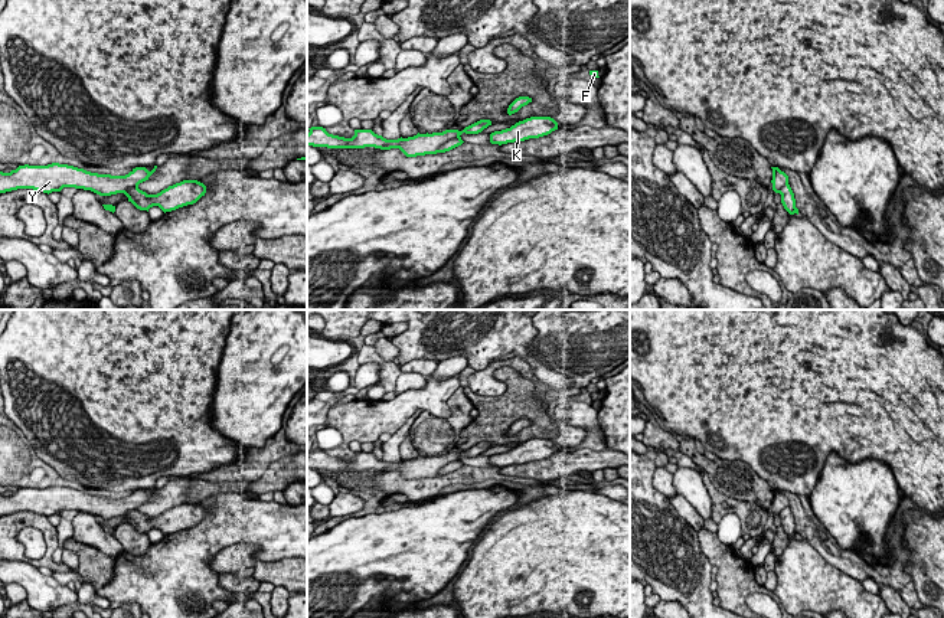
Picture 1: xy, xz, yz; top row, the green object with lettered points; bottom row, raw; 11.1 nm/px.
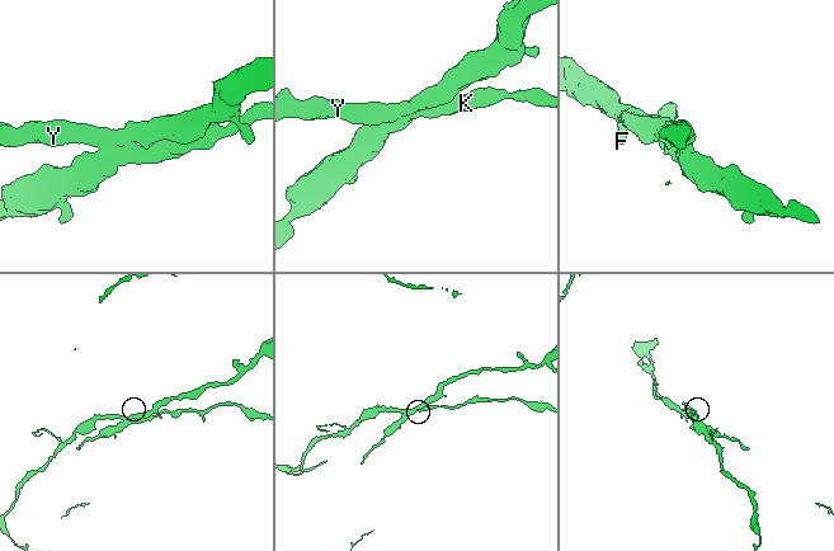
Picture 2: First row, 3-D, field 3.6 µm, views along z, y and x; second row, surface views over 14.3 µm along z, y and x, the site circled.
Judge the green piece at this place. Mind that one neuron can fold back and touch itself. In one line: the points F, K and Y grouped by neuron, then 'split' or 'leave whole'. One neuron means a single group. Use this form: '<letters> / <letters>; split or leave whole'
F Y / K; split

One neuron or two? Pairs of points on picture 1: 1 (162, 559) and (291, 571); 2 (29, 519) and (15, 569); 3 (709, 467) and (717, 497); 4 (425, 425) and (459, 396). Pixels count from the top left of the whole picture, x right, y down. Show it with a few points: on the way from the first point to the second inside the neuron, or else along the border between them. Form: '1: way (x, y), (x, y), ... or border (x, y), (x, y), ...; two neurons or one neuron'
1: border (238, 543), (225, 546), (211, 561), (209, 566); two neurons
2: border (15, 559), (29, 562), (38, 568); two neurons
3: border (704, 468), (709, 481), (719, 491), (745, 500); two neurons
4: way (438, 425), (447, 425), (460, 409); one neuron

